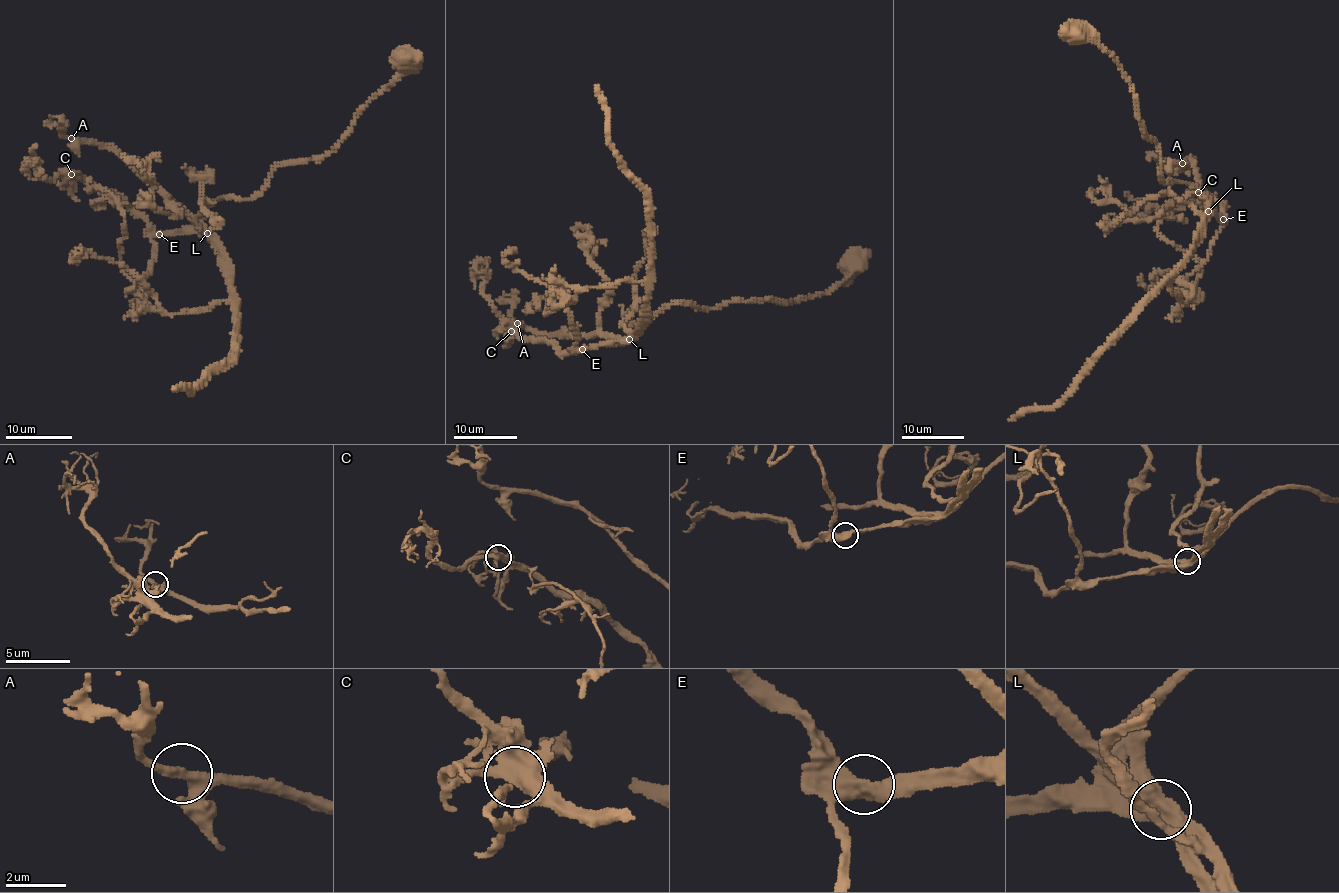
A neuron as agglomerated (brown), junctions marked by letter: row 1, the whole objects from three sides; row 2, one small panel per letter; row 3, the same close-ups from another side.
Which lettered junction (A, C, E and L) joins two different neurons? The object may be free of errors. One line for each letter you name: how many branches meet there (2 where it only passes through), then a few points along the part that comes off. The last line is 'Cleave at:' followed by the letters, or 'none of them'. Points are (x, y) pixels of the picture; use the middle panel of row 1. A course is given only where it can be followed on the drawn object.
L: 2 branches meet; foreign part runs (629, 339), (643, 314), (646, 286), (625, 280), (582, 288), (546, 314), (559, 282), (531, 309)
Cleave at: L

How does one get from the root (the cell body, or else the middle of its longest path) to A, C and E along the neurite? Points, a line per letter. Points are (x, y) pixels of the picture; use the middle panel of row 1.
A: (855, 265), (845, 282), (792, 301), (702, 309), (666, 304), (623, 342), (532, 332), (517, 322)
C: (855, 265), (845, 282), (792, 301), (702, 309), (666, 304), (626, 341), (575, 352), (511, 331)
E: (855, 265), (855, 274), (845, 282), (792, 301), (727, 301), (702, 309), (666, 304), (626, 341), (582, 349)

